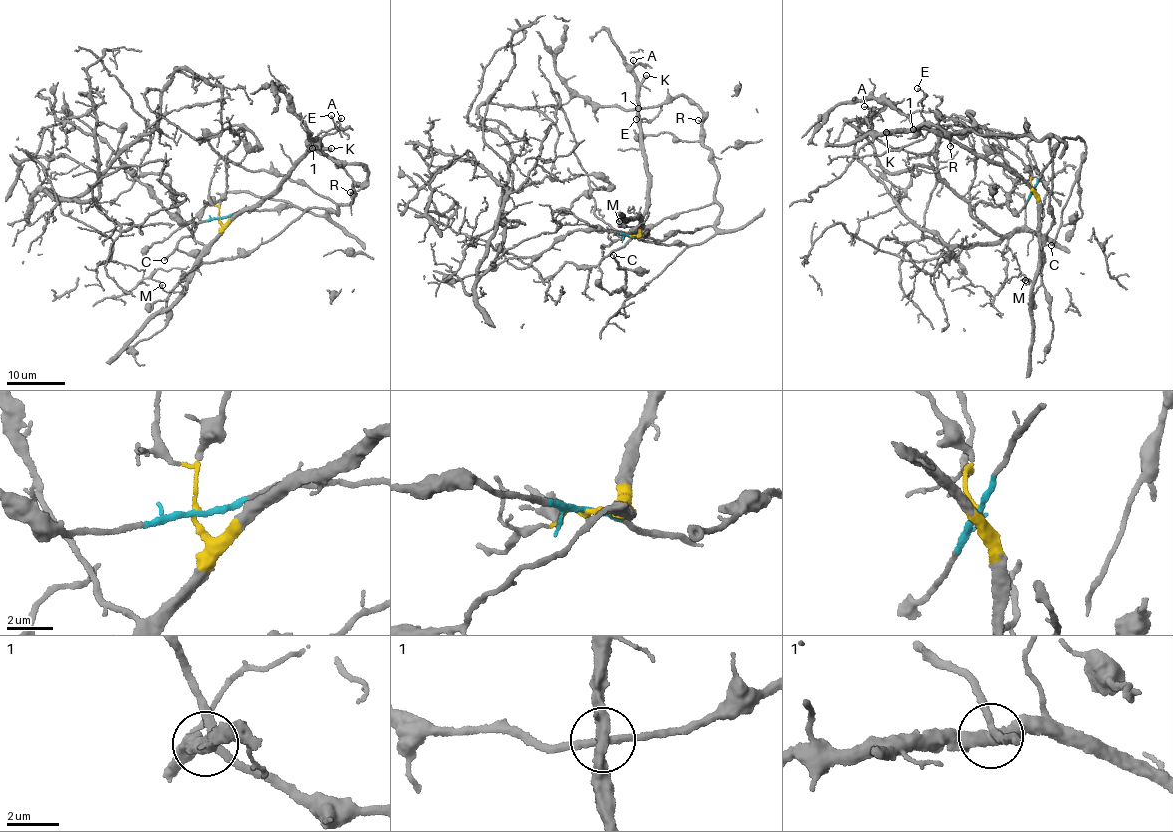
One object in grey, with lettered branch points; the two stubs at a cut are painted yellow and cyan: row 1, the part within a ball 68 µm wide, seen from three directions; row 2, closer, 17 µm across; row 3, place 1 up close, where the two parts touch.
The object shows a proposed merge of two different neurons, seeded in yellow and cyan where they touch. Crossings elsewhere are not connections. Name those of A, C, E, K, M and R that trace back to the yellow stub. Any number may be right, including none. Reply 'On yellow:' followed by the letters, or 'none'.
On yellow: A, E, K, M

